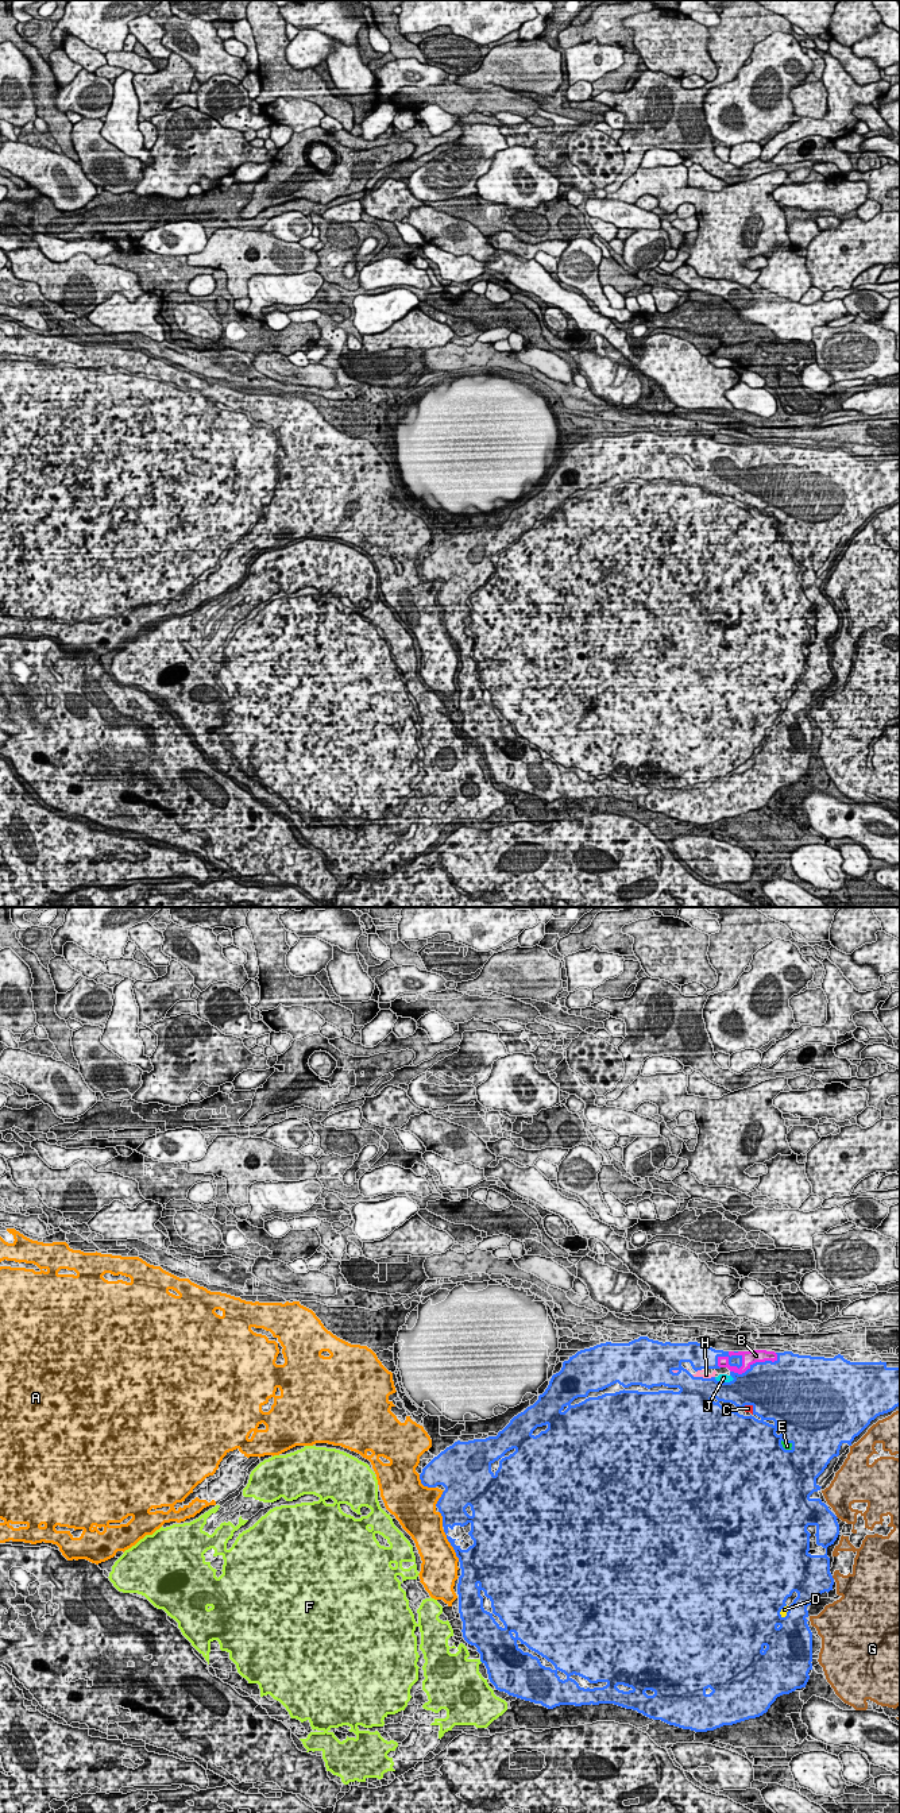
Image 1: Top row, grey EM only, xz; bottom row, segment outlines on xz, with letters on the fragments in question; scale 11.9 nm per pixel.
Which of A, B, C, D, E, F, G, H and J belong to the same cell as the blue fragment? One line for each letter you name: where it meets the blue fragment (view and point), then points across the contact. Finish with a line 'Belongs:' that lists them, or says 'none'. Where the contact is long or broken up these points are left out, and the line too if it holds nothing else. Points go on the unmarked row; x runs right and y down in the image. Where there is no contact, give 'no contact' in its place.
B: meets blue in xz at (726, 448)
C: meets blue in xz at (750, 497)
D: meets blue in xz at (787, 705)
E: meets blue in xz at (784, 542); runs through xz (768, 555), (784, 542), (787, 539)
H: meets blue in xz at (702, 470)
J: meets blue in xz at (725, 475)
Belongs: B, C, D, E, H, J

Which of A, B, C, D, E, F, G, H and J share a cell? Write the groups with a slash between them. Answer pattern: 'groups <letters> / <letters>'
groups A / B C D E H J / F / G

